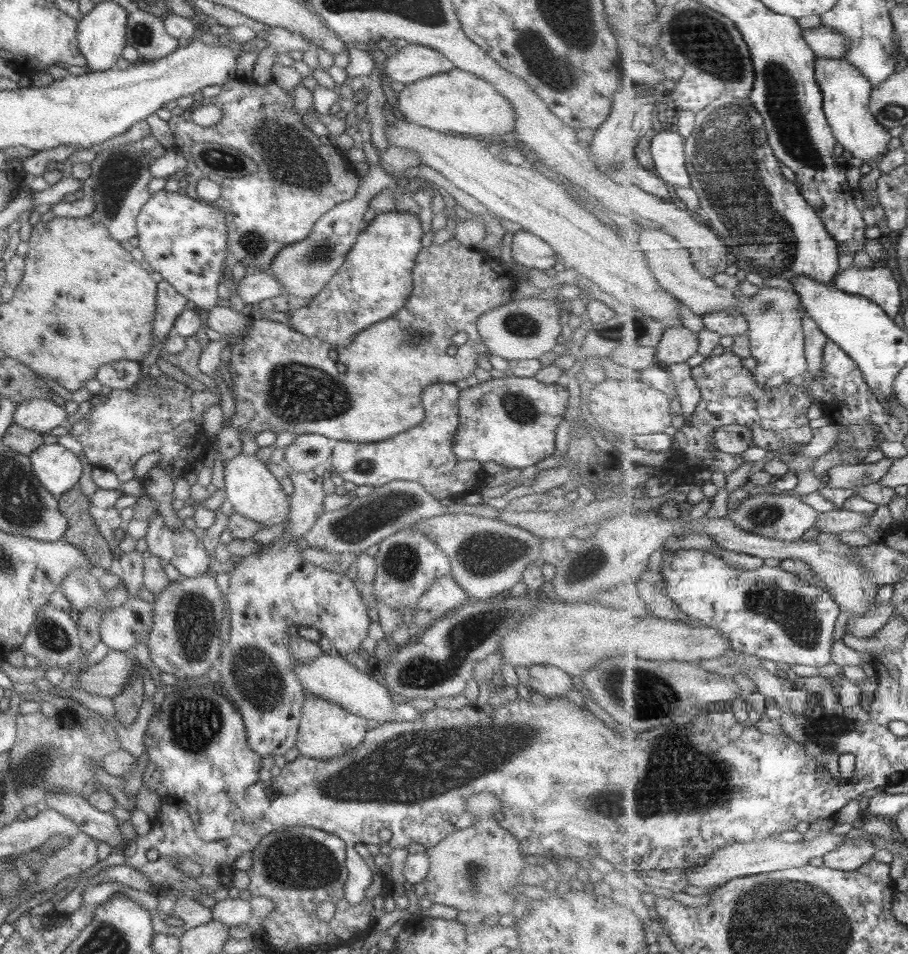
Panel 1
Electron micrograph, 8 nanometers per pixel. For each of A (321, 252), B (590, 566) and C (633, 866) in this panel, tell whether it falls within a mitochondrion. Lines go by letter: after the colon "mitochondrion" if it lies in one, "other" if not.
A: mitochondrion
B: mitochondrion
C: other

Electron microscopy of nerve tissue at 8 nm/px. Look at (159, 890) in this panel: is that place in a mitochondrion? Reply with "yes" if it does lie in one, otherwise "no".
no

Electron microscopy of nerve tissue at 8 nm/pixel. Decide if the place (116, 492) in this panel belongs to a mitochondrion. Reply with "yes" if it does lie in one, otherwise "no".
no

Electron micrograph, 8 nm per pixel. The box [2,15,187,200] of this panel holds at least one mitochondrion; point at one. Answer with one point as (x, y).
(141, 33)

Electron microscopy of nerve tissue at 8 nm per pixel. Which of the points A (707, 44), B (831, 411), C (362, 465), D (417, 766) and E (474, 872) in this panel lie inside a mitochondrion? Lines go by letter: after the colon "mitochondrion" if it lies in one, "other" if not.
A: mitochondrion
B: other
C: mitochondrion
D: mitochondrion
E: mitochondrion

